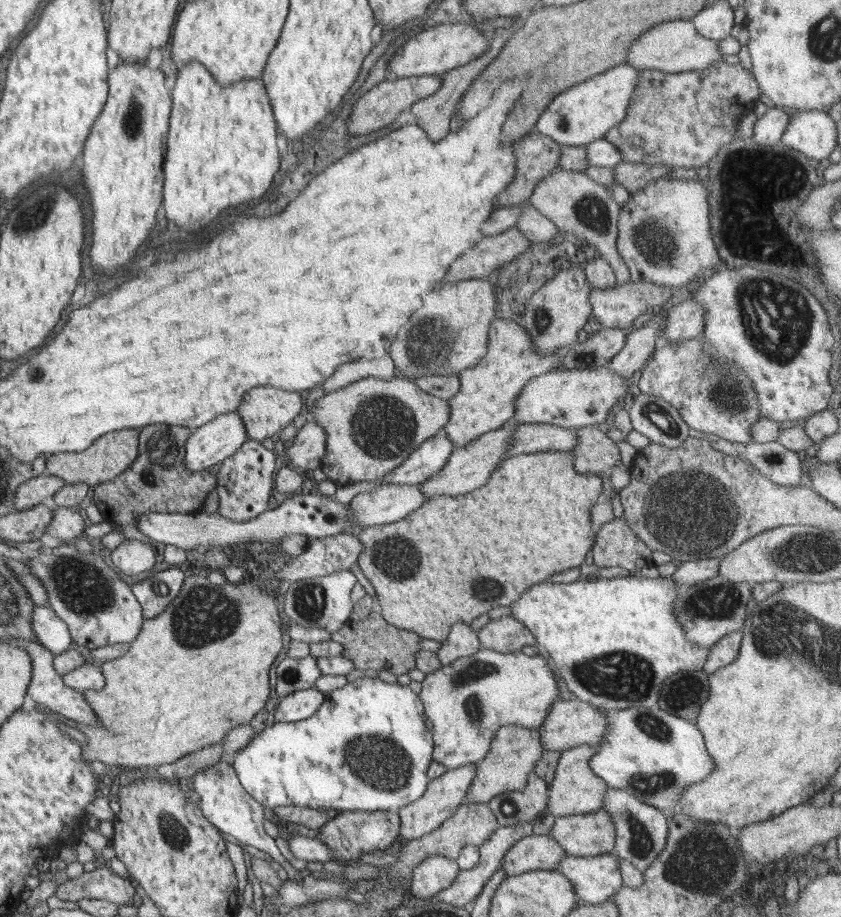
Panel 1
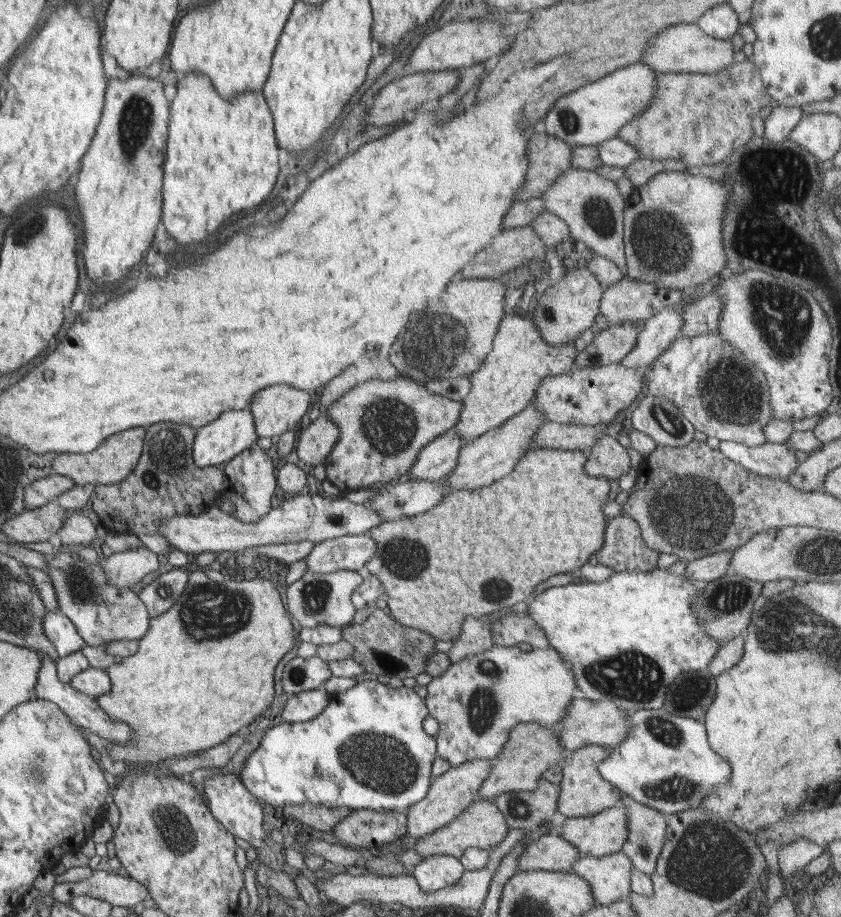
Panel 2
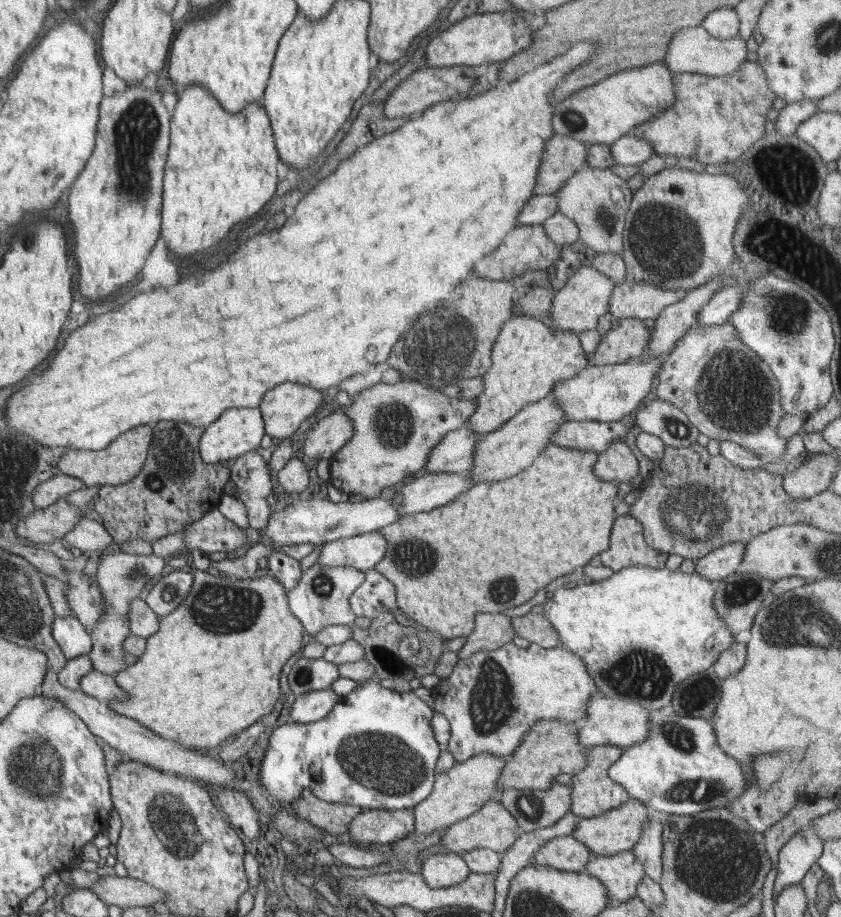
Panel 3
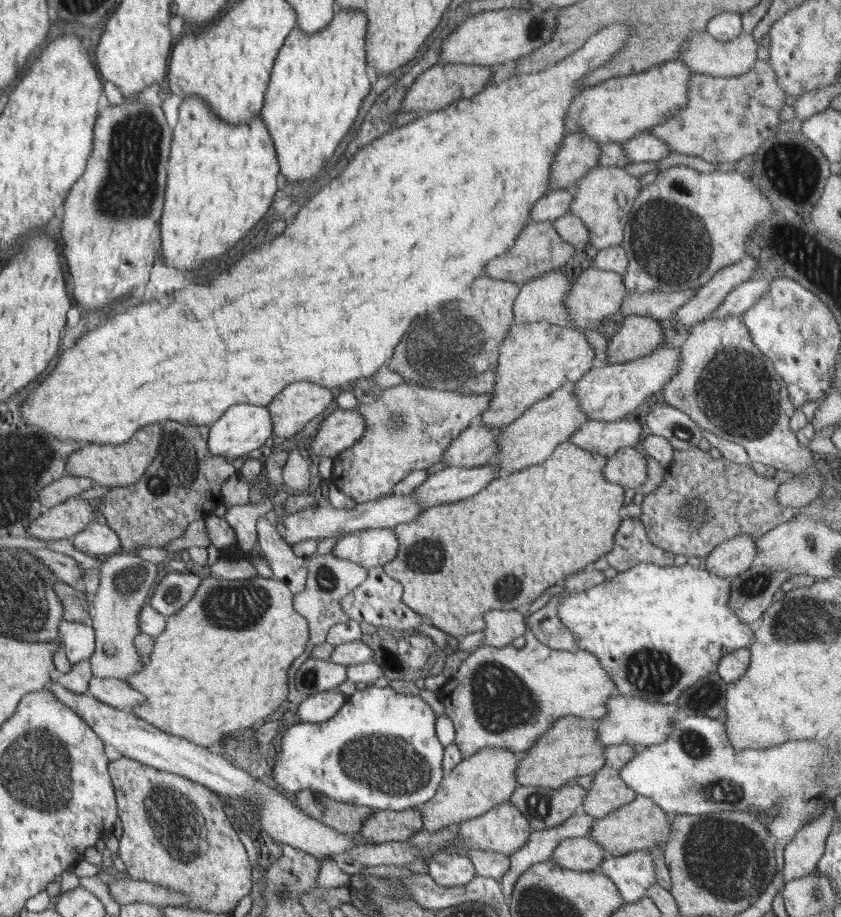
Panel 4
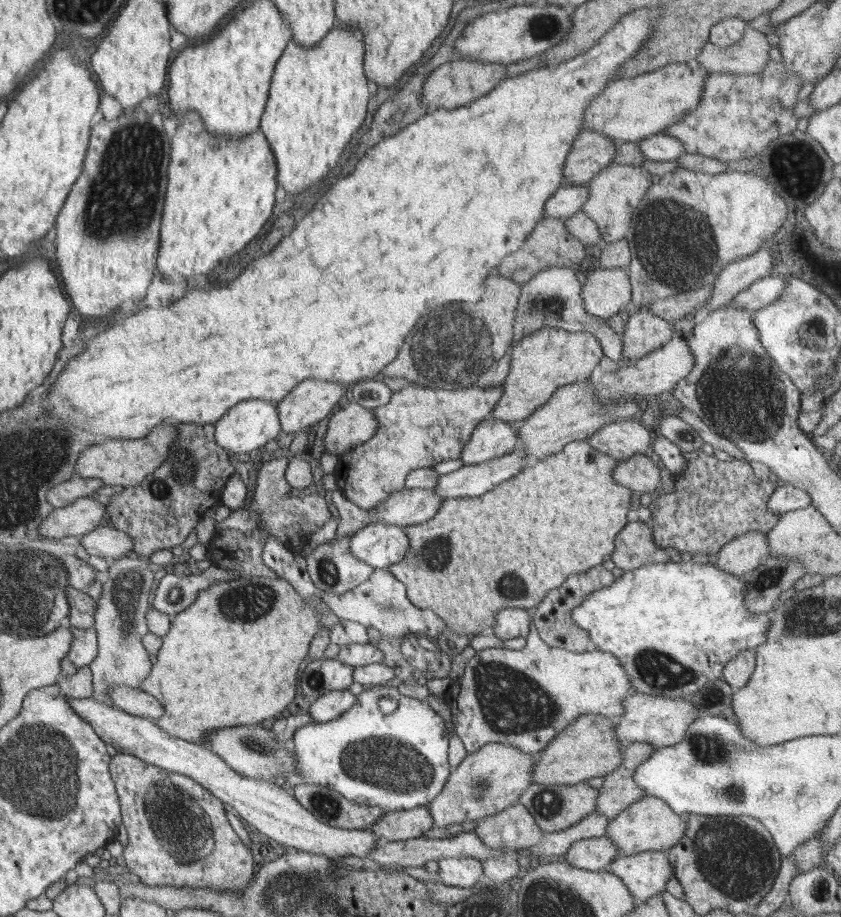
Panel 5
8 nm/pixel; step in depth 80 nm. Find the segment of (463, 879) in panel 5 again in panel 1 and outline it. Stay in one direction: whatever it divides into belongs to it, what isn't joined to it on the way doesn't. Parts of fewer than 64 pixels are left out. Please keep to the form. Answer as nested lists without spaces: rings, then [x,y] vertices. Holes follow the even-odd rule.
[[[432,855],[425,858],[413,870],[411,894],[415,900],[428,900],[428,896],[440,893],[457,880],[460,867],[455,859]]]

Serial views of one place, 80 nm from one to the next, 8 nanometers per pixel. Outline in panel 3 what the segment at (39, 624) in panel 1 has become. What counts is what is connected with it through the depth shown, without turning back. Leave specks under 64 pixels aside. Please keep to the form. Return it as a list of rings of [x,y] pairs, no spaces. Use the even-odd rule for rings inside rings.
[[[74,615],[54,618],[53,638],[57,640],[68,660],[83,654],[88,655],[93,649],[91,634],[86,632],[86,628]]]

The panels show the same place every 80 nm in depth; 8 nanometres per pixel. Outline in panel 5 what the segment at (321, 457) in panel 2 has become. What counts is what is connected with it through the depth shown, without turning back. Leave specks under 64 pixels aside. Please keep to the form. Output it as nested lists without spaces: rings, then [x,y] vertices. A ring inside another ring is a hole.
[[[349,402],[330,416],[324,452],[339,455],[370,440],[379,427],[375,410]]]

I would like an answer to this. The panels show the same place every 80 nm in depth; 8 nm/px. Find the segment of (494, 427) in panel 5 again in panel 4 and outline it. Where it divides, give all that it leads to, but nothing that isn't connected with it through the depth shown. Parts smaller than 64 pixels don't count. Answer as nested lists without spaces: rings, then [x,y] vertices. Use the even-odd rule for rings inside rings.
[[[480,418],[471,421],[469,428],[451,440],[441,462],[448,467],[472,468],[491,462],[497,454],[500,429],[486,426]]]

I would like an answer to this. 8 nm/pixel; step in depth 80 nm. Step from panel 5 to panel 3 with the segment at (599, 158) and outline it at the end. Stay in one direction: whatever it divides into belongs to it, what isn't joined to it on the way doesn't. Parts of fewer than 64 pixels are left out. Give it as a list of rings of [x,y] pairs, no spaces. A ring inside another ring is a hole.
[[[553,134],[544,143],[544,153],[532,196],[556,194],[575,172],[586,166],[589,146],[563,134]]]

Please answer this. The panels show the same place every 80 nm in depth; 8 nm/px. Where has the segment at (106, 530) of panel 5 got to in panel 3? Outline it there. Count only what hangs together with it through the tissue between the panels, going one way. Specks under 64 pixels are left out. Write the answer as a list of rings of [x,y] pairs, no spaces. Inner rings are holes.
[[[83,517],[65,537],[64,543],[77,553],[101,555],[114,550],[112,536],[102,523]]]

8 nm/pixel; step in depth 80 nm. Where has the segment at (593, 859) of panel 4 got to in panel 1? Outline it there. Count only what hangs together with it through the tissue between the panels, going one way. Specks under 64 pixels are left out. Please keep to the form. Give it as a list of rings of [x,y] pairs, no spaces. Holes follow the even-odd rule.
[[[530,834],[520,837],[520,841],[510,847],[501,866],[508,877],[528,871],[552,871],[566,856],[562,846],[549,835]]]

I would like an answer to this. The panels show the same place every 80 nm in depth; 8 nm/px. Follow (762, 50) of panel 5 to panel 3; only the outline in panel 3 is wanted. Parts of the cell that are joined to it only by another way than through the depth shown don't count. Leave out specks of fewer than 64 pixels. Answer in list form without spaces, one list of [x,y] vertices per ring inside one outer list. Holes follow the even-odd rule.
[[[702,26],[684,27],[672,36],[667,53],[660,63],[664,63],[673,73],[722,77],[731,75],[738,70],[740,64],[744,64],[748,52],[746,41],[740,36],[731,39],[718,39]]]

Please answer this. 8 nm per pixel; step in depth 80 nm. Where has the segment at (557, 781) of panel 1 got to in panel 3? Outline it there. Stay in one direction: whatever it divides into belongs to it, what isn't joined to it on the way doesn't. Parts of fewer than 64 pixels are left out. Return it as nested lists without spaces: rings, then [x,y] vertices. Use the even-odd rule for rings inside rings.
[[[600,745],[590,747],[587,754],[587,766],[574,772],[574,783],[568,785],[571,788],[571,812],[578,818],[590,818],[604,814],[607,810],[618,808],[624,804],[630,796],[629,792],[619,785],[607,774],[607,770],[612,766],[623,753],[621,747],[614,745]]]

